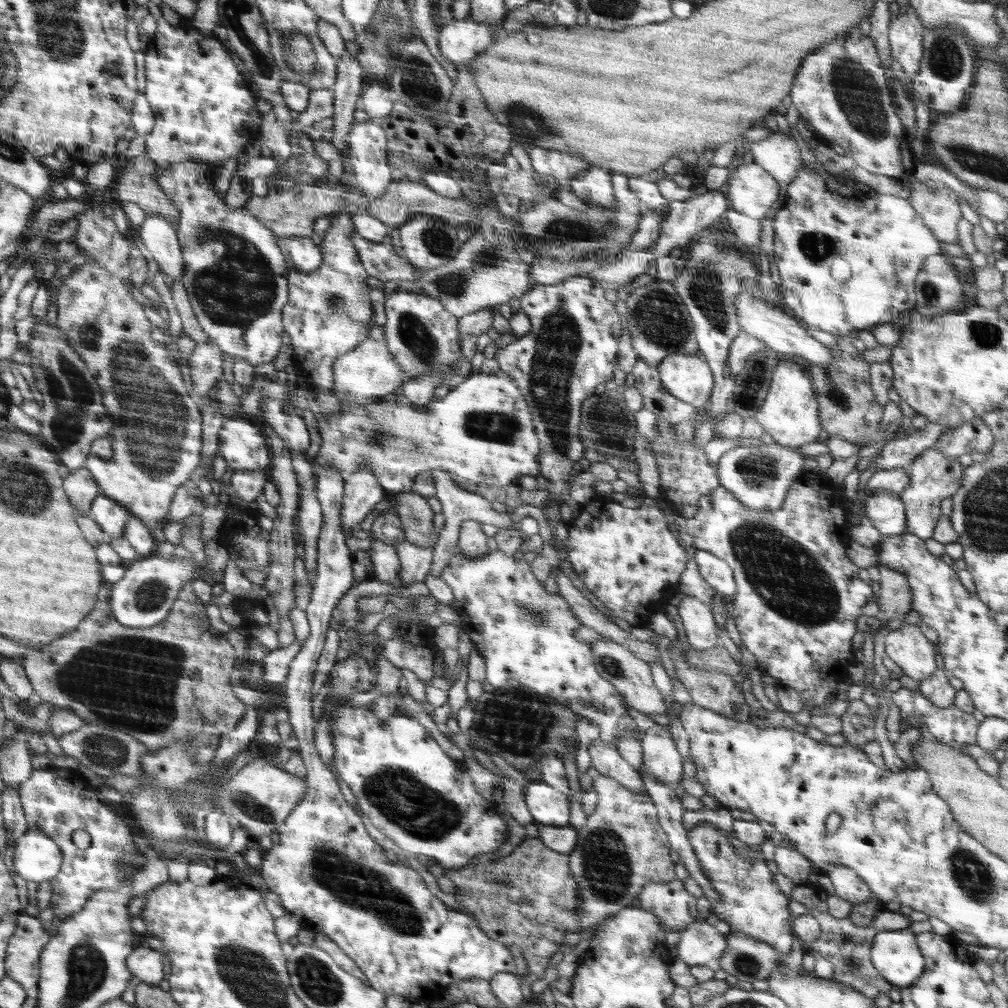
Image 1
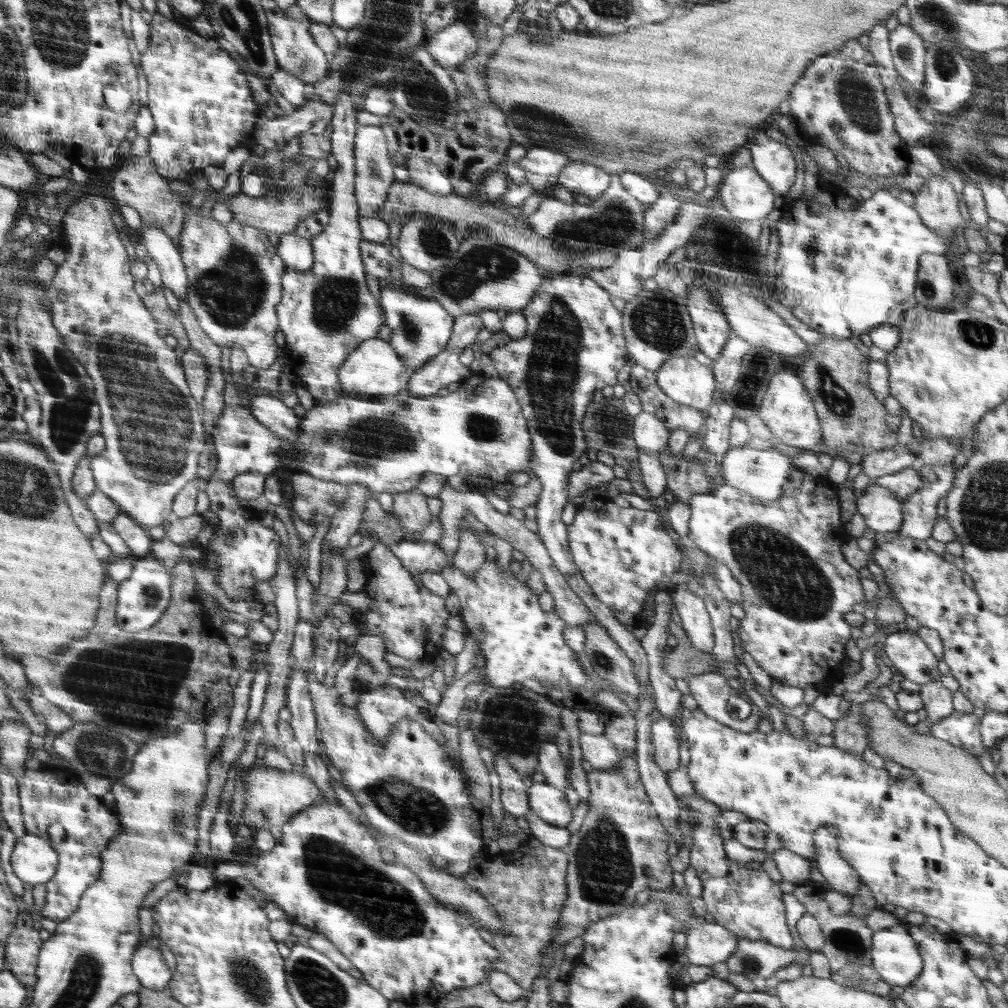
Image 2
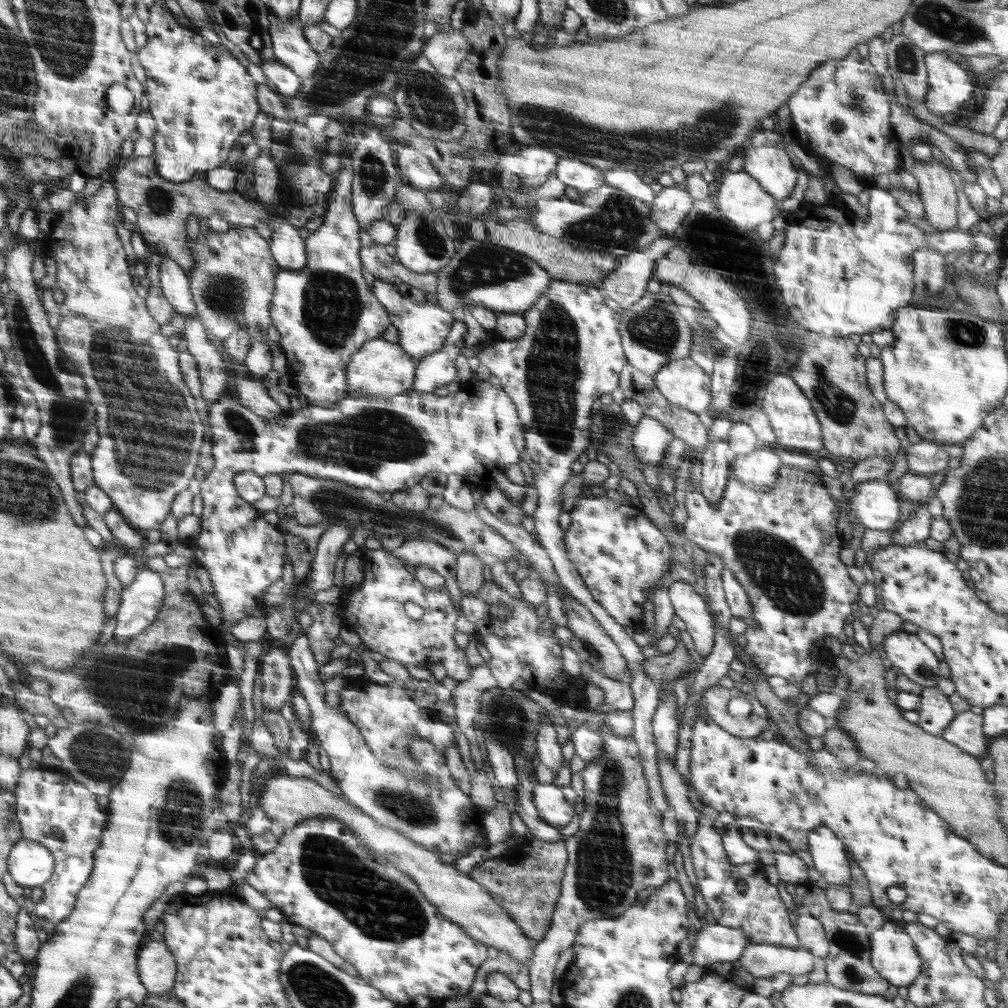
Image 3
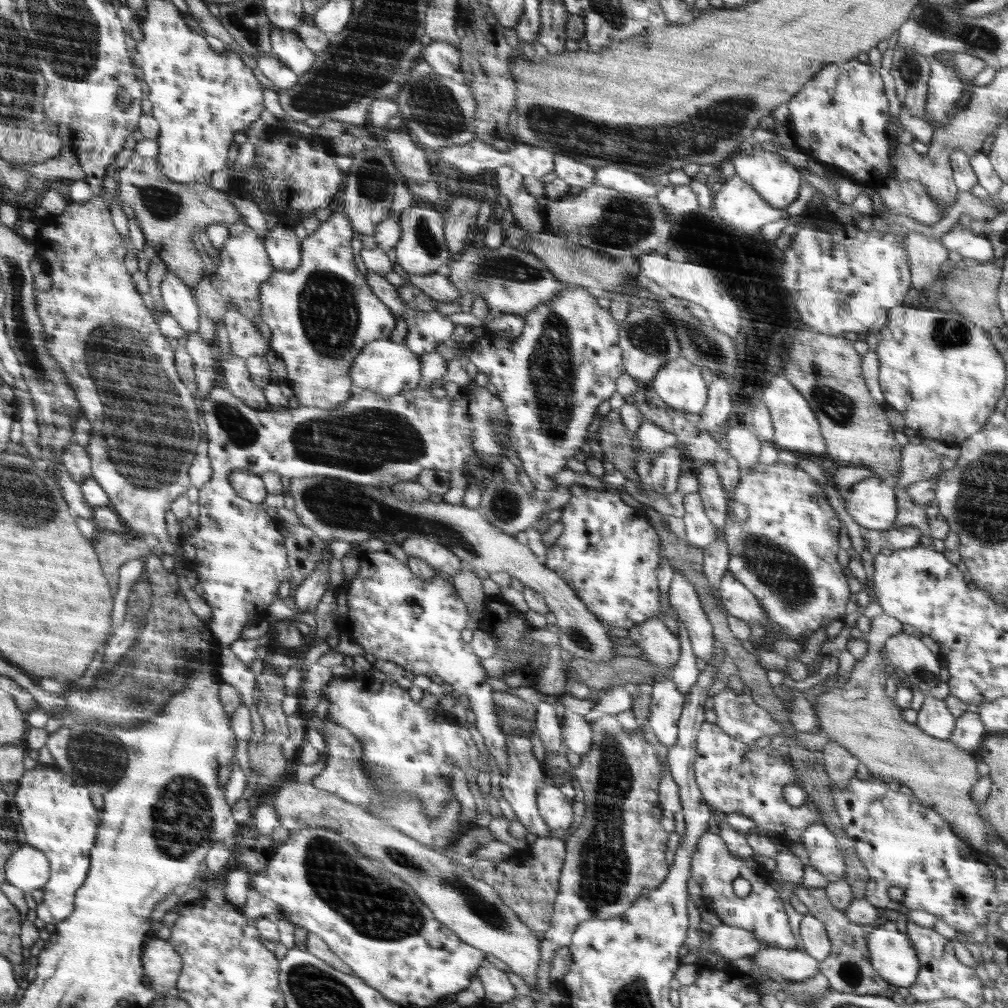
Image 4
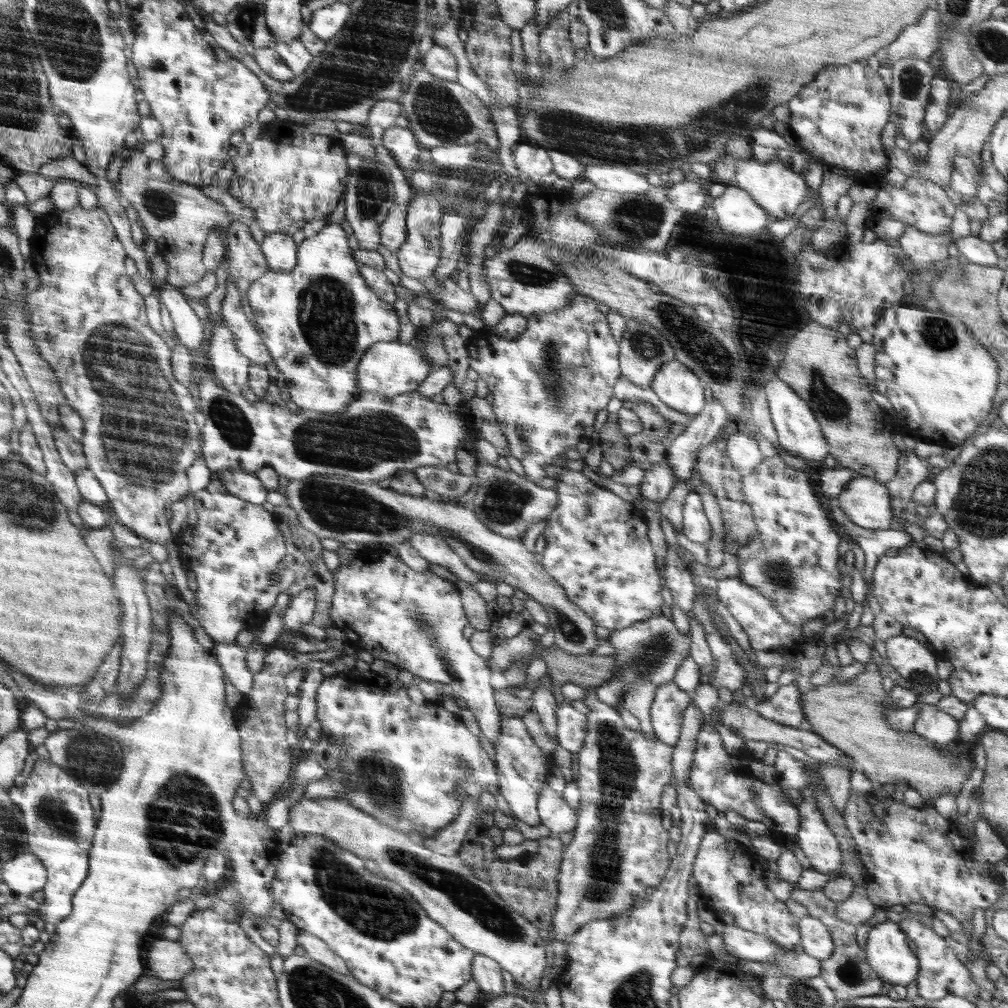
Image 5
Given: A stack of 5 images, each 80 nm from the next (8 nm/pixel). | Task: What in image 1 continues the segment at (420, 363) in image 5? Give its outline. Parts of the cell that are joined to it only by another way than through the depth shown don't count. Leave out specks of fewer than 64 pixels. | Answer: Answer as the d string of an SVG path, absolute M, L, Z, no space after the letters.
M368 339L350 350L350 353L336 359L334 369L335 384L333 394L340 401L368 403L389 397L393 391L402 387L404 374L401 366L396 364L385 342Z

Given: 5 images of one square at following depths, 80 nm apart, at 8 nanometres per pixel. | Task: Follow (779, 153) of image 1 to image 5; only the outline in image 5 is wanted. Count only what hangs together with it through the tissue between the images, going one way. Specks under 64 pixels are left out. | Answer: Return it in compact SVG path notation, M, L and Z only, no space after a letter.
M755 158L735 162L735 184L745 190L758 206L762 207L772 218L786 219L794 215L800 204L810 197L810 191L801 173L790 170L782 161L772 159L760 163Z

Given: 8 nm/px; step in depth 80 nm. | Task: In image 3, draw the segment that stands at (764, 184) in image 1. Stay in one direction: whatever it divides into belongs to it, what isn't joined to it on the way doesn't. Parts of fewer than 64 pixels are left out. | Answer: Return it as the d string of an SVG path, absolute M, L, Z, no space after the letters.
M743 170L728 172L719 184L716 194L718 212L734 226L742 226L754 233L760 224L771 222L782 213L778 201Z

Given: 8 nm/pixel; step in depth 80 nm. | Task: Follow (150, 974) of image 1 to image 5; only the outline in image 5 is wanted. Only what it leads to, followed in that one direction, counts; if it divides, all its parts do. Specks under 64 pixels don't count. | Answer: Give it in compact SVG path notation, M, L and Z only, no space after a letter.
M162 937L152 938L150 942L154 942L146 948L150 974L160 980L182 980L192 972L195 964L184 945Z

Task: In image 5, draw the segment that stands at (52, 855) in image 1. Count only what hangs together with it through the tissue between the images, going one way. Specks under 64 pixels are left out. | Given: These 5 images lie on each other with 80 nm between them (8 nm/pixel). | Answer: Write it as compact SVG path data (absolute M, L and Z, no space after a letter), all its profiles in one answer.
M22 850L12 860L4 863L1 870L4 889L29 898L31 894L40 894L47 882L47 867L29 851Z

